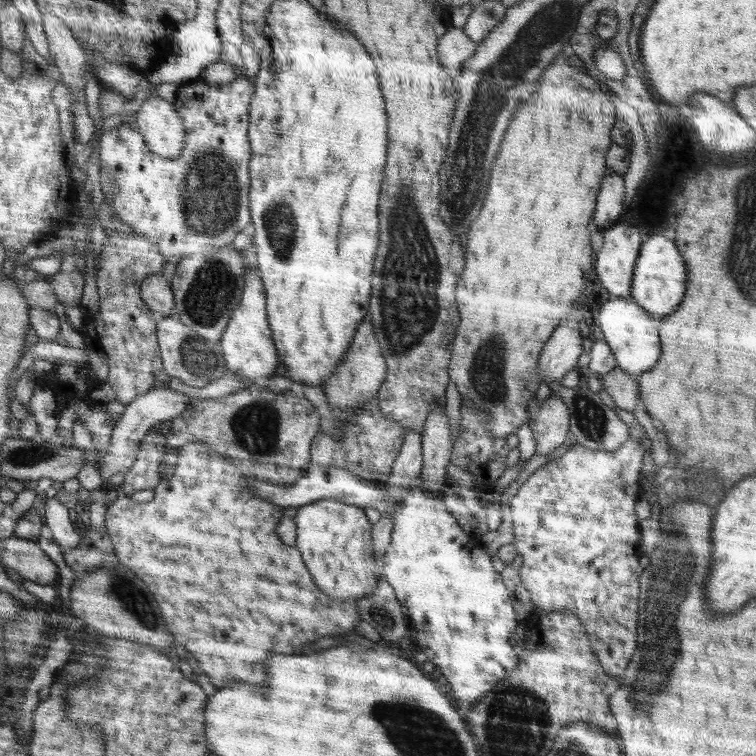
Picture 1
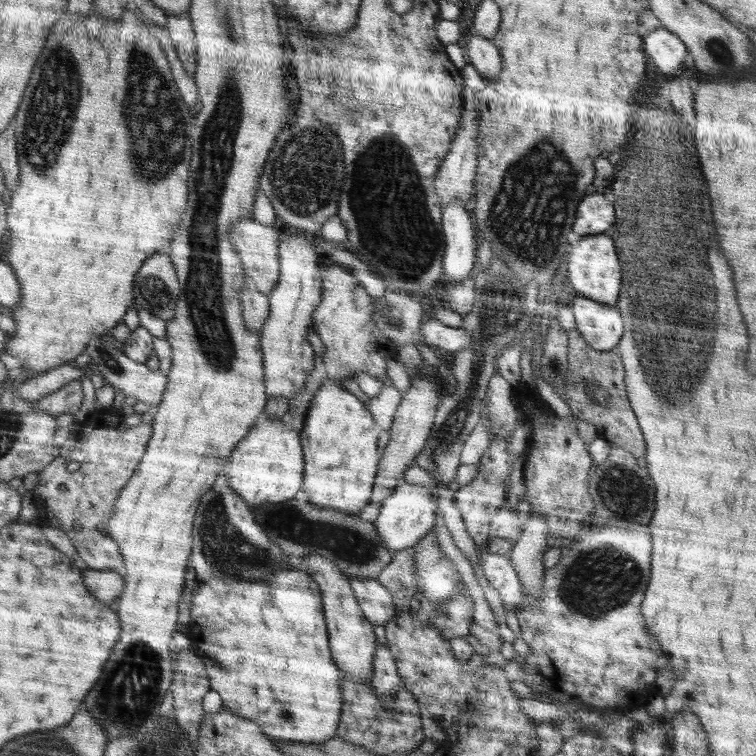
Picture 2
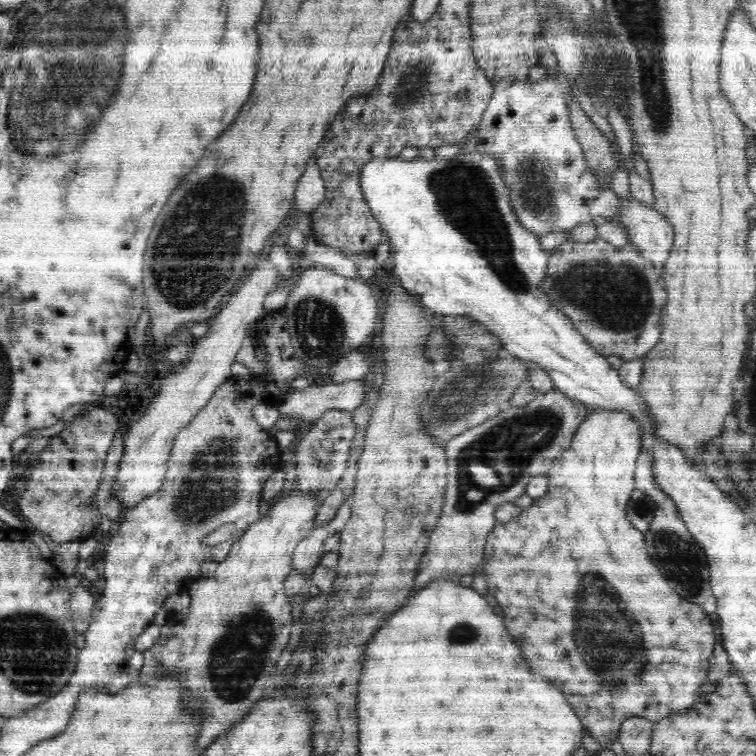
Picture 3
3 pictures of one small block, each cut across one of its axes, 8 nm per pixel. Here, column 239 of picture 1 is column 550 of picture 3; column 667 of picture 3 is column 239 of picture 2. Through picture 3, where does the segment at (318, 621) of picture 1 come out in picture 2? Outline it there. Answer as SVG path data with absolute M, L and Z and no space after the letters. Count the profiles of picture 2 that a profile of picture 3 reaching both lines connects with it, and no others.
M295 563L292 568L282 570L280 574L272 574L264 580L256 582L239 582L239 584L224 584L218 580L206 580L201 582L200 587L192 600L190 621L186 635L192 641L191 651L205 666L205 676L209 679L210 689L215 690L222 697L225 708L244 718L252 720L260 726L260 730L271 741L284 741L284 743L324 743L330 737L335 738L339 720L342 714L340 668L334 662L329 645L329 636L323 613L323 599L320 585L318 585L306 572L299 570Z

